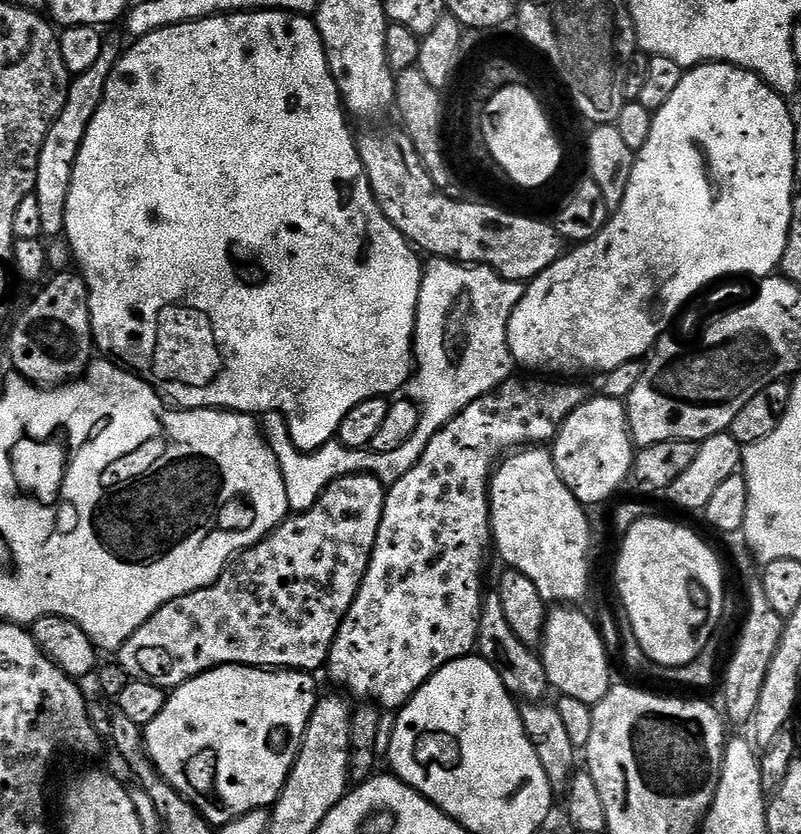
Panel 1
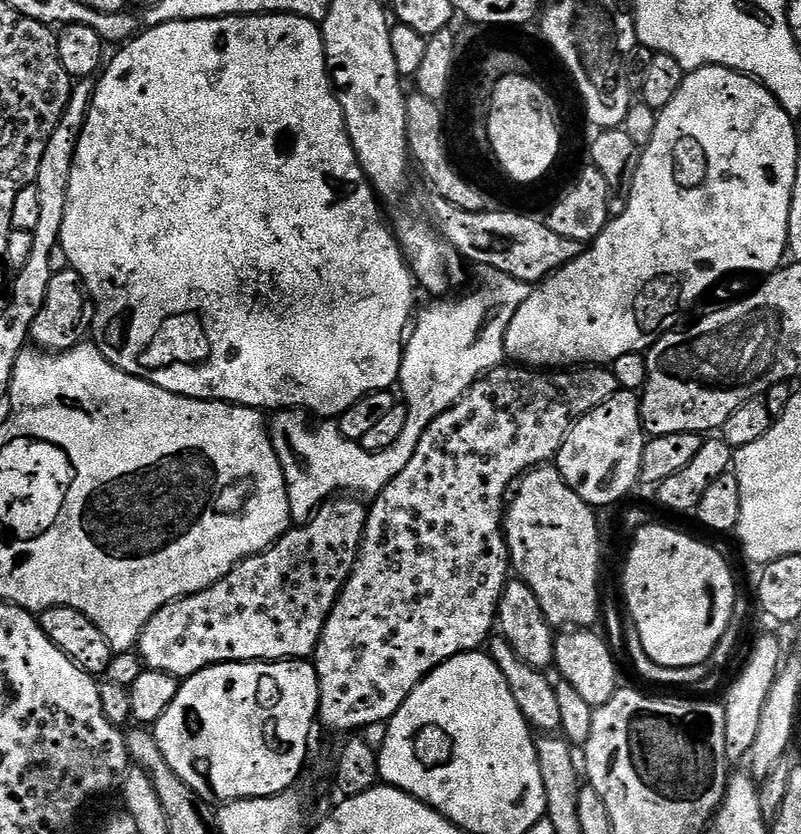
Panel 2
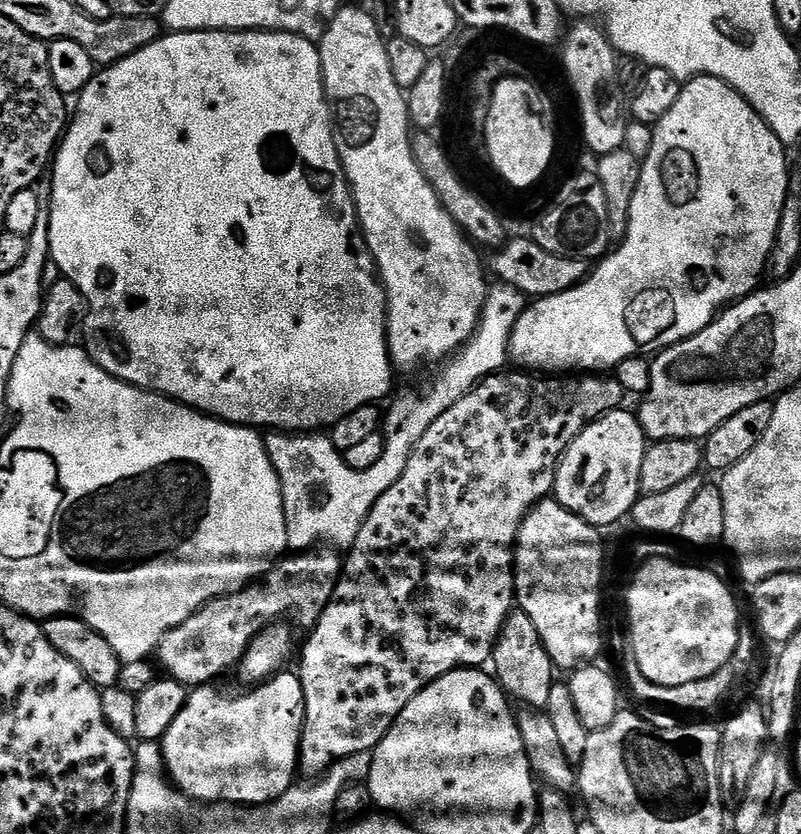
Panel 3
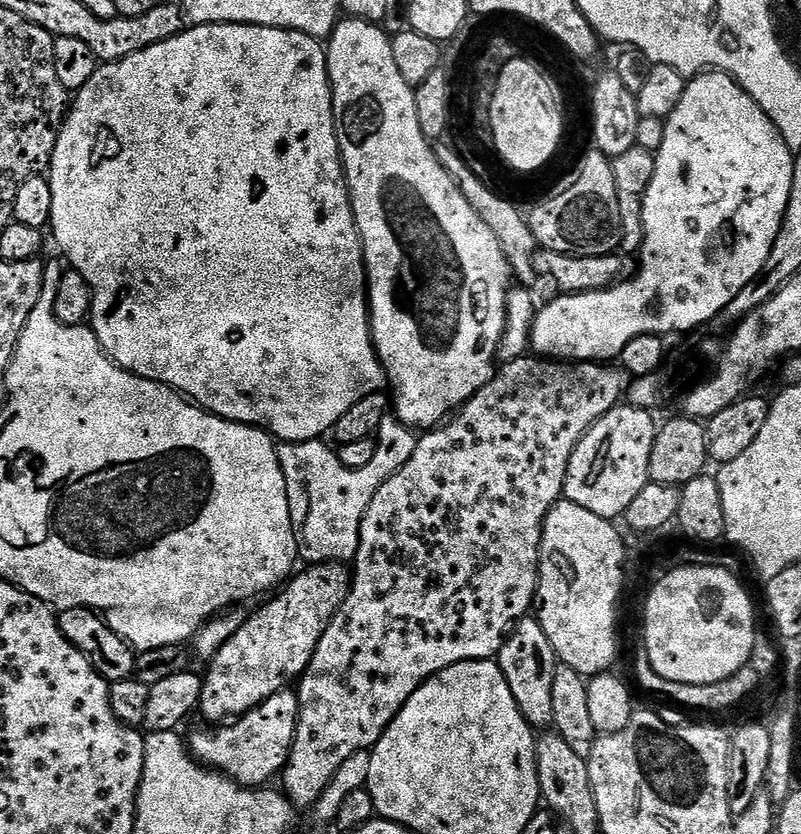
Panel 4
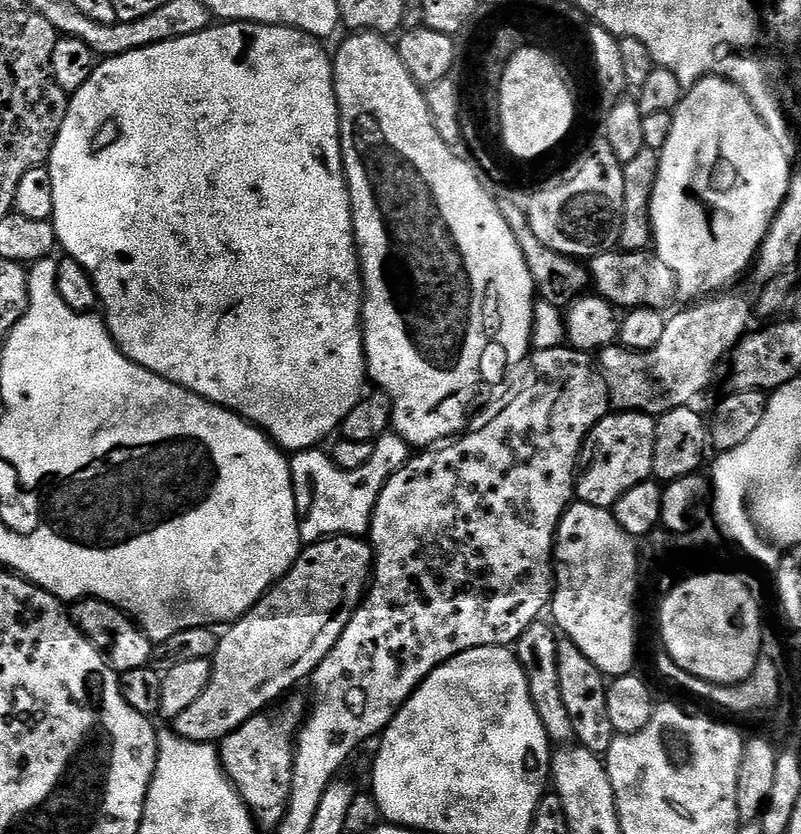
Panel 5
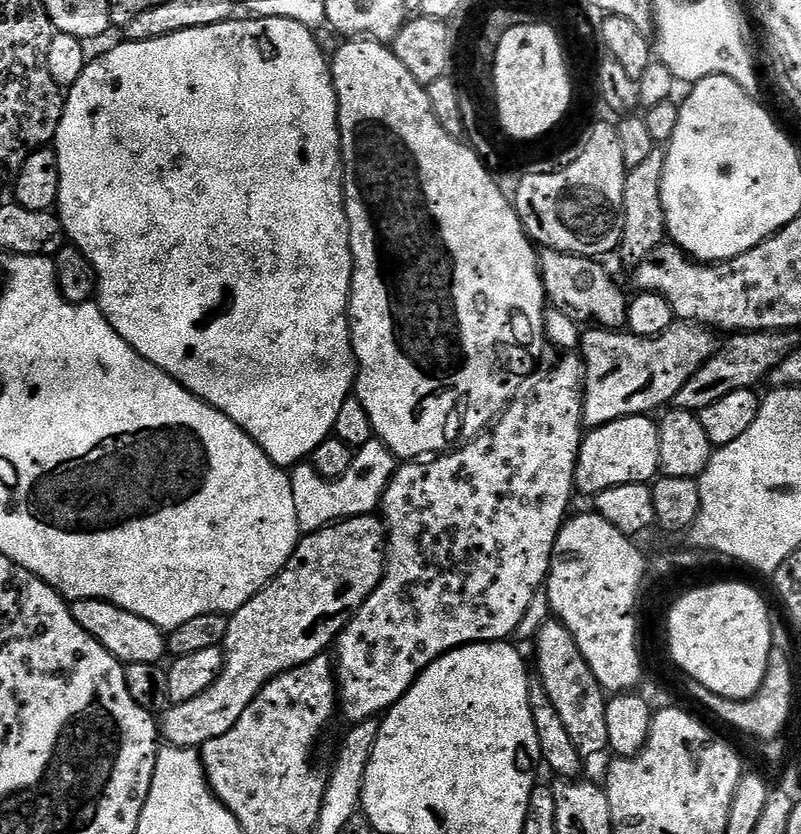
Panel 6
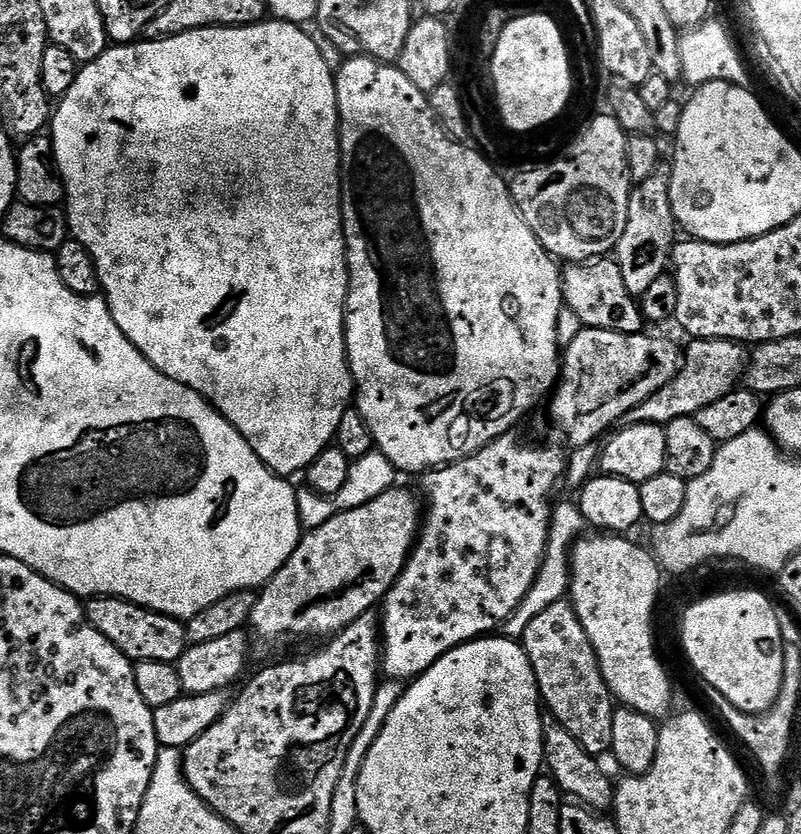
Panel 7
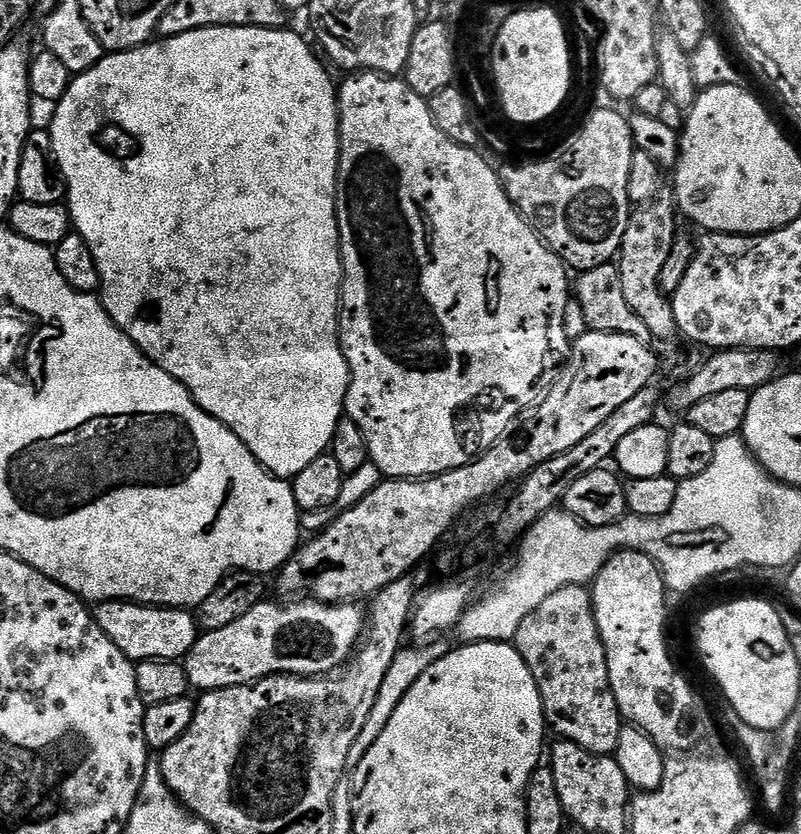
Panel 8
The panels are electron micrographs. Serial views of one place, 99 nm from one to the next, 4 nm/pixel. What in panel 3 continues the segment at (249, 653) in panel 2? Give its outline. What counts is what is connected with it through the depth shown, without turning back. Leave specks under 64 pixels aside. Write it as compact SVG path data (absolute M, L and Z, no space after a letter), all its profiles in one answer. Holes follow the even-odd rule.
M314 551L292 554L289 560L281 559L280 568L274 569L264 584L256 584L233 596L209 599L160 638L159 663L164 663L172 671L169 673L185 685L204 686L215 681L212 679L227 668L235 669L260 629L284 617L286 612L292 612L293 618L305 630L315 628L326 606L332 602L336 583L342 578L344 560L341 553L339 556L336 552Z

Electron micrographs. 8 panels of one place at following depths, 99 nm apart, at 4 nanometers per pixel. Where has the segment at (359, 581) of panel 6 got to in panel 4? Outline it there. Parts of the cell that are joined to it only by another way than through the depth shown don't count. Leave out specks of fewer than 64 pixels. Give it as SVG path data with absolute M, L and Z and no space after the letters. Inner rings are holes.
M316 562L313 568L298 573L289 582L285 592L278 593L269 604L262 605L244 625L241 623L237 627L233 636L220 647L218 654L207 665L208 676L203 677L204 689L198 705L199 715L204 715L208 722L224 722L229 718L239 717L281 691L285 687L284 679L287 676L296 678L303 673L312 660L325 624L331 620L332 613L348 595L350 576L345 569L343 572L340 568L343 567L325 566L323 563Z

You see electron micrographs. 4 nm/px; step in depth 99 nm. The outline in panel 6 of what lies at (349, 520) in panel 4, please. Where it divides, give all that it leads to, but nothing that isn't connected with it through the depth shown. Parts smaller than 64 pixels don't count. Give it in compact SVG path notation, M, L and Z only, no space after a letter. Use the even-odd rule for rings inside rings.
M372 439L366 442L352 457L350 470L337 480L323 480L312 468L311 463L301 462L291 469L294 490L294 510L298 510L298 526L301 533L318 532L335 524L338 520L349 520L352 516L371 516L381 507L384 491L398 467L393 456L382 441Z

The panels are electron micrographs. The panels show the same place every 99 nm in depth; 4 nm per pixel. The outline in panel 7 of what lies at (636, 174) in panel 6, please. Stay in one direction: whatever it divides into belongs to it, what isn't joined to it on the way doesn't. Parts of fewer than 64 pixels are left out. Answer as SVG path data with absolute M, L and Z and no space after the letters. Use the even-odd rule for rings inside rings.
M661 166L654 170L654 174L650 174L650 178L639 181L633 187L626 214L626 230L622 230L622 238L614 249L614 259L622 270L626 290L630 290L630 294L637 298L646 294L646 290L659 276L665 275L672 258L672 246L678 240L678 225L670 206L669 175L669 169Z

